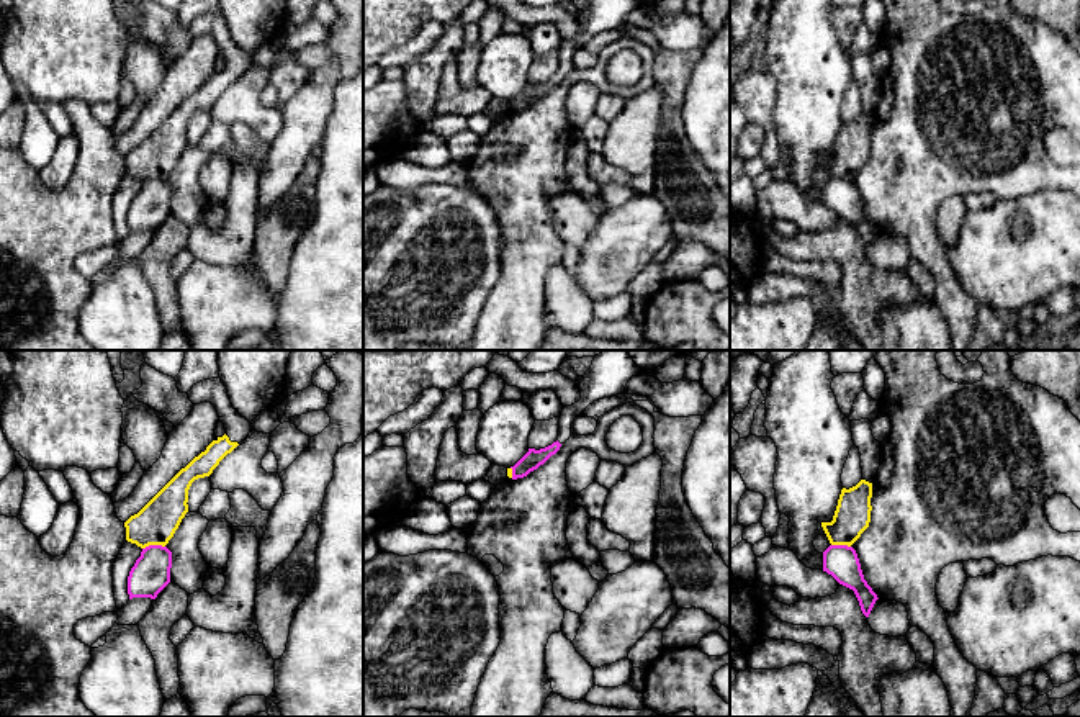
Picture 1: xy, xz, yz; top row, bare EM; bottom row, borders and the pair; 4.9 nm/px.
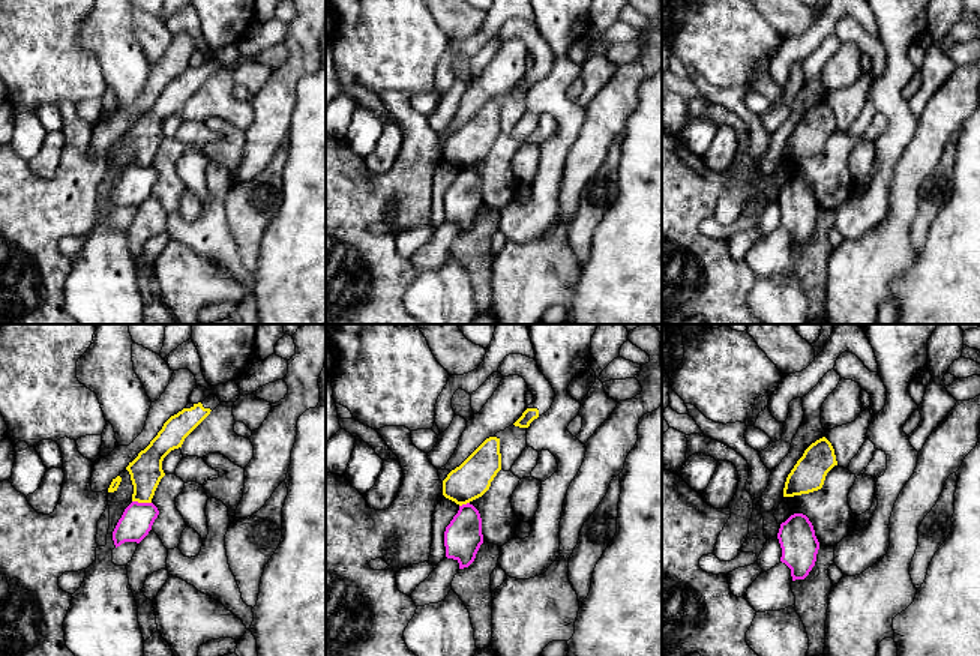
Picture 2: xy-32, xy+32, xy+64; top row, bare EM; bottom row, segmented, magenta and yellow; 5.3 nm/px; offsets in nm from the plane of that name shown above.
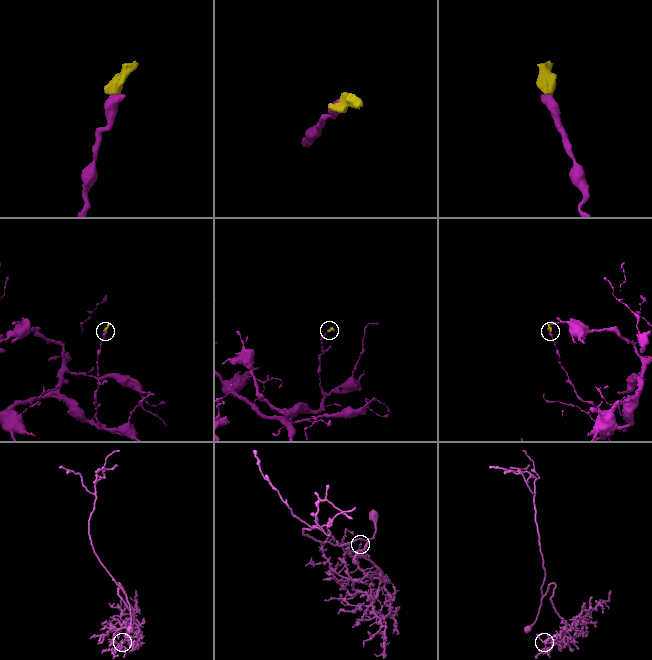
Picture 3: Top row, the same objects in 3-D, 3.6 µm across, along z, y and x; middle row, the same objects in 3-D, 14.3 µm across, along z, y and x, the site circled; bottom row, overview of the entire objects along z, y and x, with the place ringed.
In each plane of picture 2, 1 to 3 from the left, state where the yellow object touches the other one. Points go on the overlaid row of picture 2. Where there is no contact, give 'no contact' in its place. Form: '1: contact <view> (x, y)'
1: contact xy-32 (141, 503)
2: contact xy+32 (464, 505)
3: no contact

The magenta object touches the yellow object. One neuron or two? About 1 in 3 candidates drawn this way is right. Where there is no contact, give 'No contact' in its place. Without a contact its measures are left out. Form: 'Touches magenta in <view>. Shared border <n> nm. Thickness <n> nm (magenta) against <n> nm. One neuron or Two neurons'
Touches magenta in xy. Shared border 110 nm. Thickness 190 nm (magenta) against 200 nm. Two neurons

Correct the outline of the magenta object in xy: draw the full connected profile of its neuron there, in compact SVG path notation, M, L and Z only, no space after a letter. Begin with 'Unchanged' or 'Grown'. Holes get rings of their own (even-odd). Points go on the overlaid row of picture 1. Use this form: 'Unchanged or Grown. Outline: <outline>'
Unchanged. Outline: M162 545L142 548L141 557L128 576L128 594L133 598L151 598L170 583L172 552Z

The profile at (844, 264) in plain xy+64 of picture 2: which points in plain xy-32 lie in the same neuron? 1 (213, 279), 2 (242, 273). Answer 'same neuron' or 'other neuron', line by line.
1: same neuron
2: other neuron

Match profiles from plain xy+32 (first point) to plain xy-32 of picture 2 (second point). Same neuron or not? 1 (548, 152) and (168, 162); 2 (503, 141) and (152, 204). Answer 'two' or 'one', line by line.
1: two
2: two

